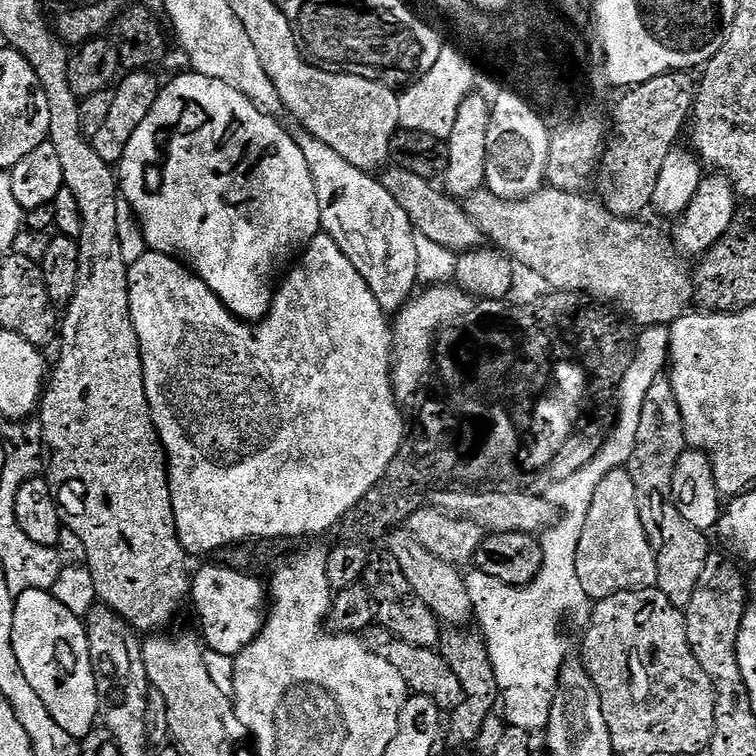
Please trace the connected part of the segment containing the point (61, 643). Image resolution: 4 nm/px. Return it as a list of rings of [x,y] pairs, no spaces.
[[[30,589],[16,596],[16,609],[14,610],[14,650],[18,654],[18,662],[22,670],[26,670],[26,678],[30,686],[38,690],[38,698],[50,710],[50,714],[77,742],[83,741],[83,736],[92,732],[92,727],[98,724],[100,703],[96,693],[96,675],[92,669],[90,646],[88,645],[88,630],[85,621],[79,616],[70,614],[62,602],[53,596],[51,591]]]

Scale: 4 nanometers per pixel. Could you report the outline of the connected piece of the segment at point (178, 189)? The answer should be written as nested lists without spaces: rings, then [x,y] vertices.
[[[185,72],[185,76],[176,76],[169,84],[167,81],[161,87],[160,97],[154,102],[154,110],[150,110],[150,114],[146,114],[146,122],[142,122],[138,130],[134,130],[134,138],[130,138],[130,146],[126,146],[126,154],[118,165],[118,187],[123,199],[135,212],[140,231],[144,234],[144,243],[151,251],[175,256],[191,265],[196,275],[203,278],[206,286],[210,286],[216,297],[241,320],[262,320],[272,305],[274,281],[293,263],[297,253],[307,248],[315,236],[321,235],[320,203],[312,171],[296,144],[295,135],[291,131],[288,133],[279,124],[281,121],[277,117],[263,112],[257,104],[250,102],[250,98],[246,98],[246,94],[226,82],[204,76],[201,72]]]

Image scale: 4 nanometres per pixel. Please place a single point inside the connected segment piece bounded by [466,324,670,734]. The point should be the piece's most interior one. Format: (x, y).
(523, 627)

